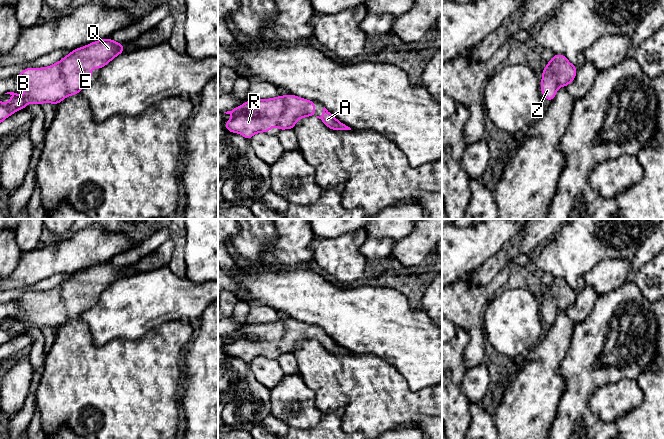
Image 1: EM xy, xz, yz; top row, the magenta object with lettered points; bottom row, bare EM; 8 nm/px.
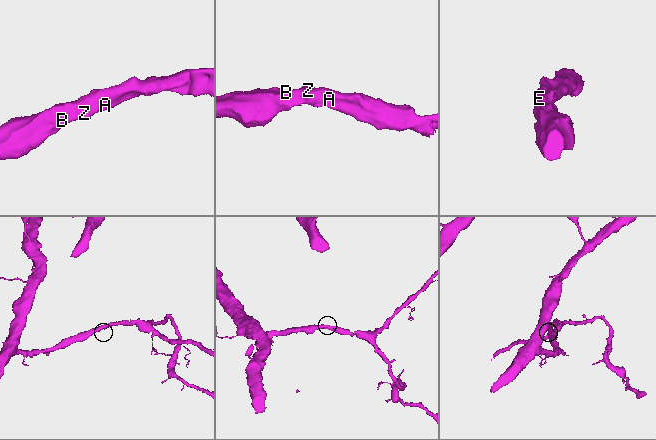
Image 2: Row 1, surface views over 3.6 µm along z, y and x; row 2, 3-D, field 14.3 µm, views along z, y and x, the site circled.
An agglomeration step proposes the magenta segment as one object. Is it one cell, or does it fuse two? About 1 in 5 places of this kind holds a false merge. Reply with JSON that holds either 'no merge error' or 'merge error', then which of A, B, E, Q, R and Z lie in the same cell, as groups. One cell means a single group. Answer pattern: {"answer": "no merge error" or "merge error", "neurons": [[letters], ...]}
{"answer": "no merge error", "neurons": [["A", "B", "E", "Q", "R", "Z"]]}

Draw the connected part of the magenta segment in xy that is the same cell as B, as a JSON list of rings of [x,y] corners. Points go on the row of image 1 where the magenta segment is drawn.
[[[111,38],[94,41],[84,47],[74,49],[70,54],[62,58],[58,63],[43,68],[26,68],[15,76],[21,87],[25,90],[25,96],[20,97],[17,93],[7,92],[13,96],[8,103],[0,103],[0,123],[11,116],[14,112],[22,110],[29,103],[42,105],[50,102],[57,105],[69,95],[77,95],[80,90],[91,83],[91,69],[101,69],[117,55],[124,53],[123,43],[114,42]]]

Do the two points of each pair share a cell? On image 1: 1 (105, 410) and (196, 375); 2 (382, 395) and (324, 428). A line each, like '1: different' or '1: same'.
1: different
2: different

